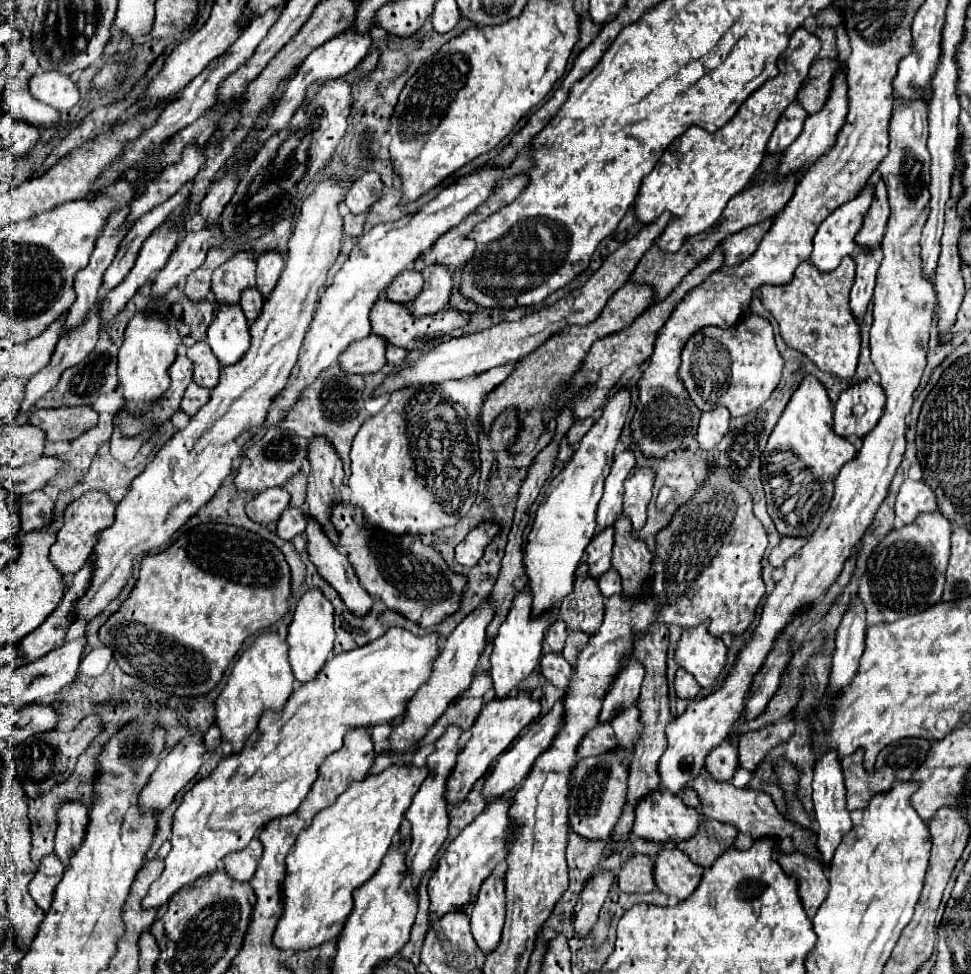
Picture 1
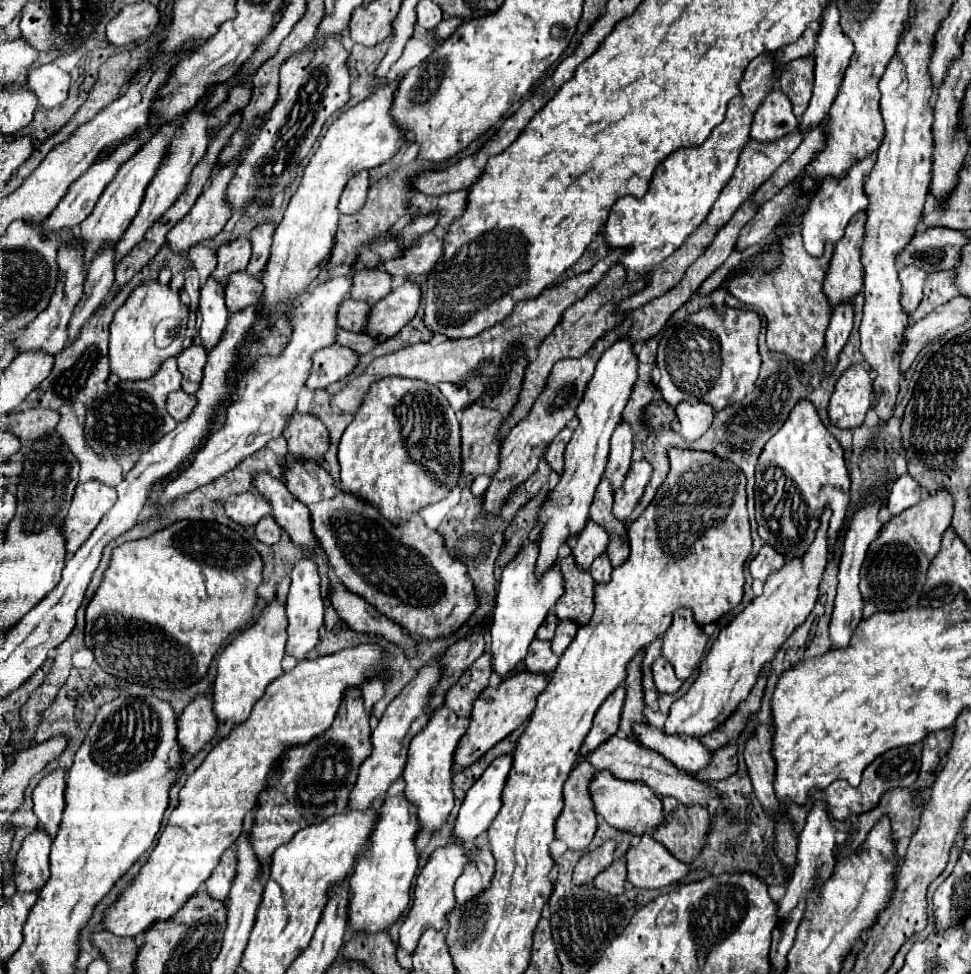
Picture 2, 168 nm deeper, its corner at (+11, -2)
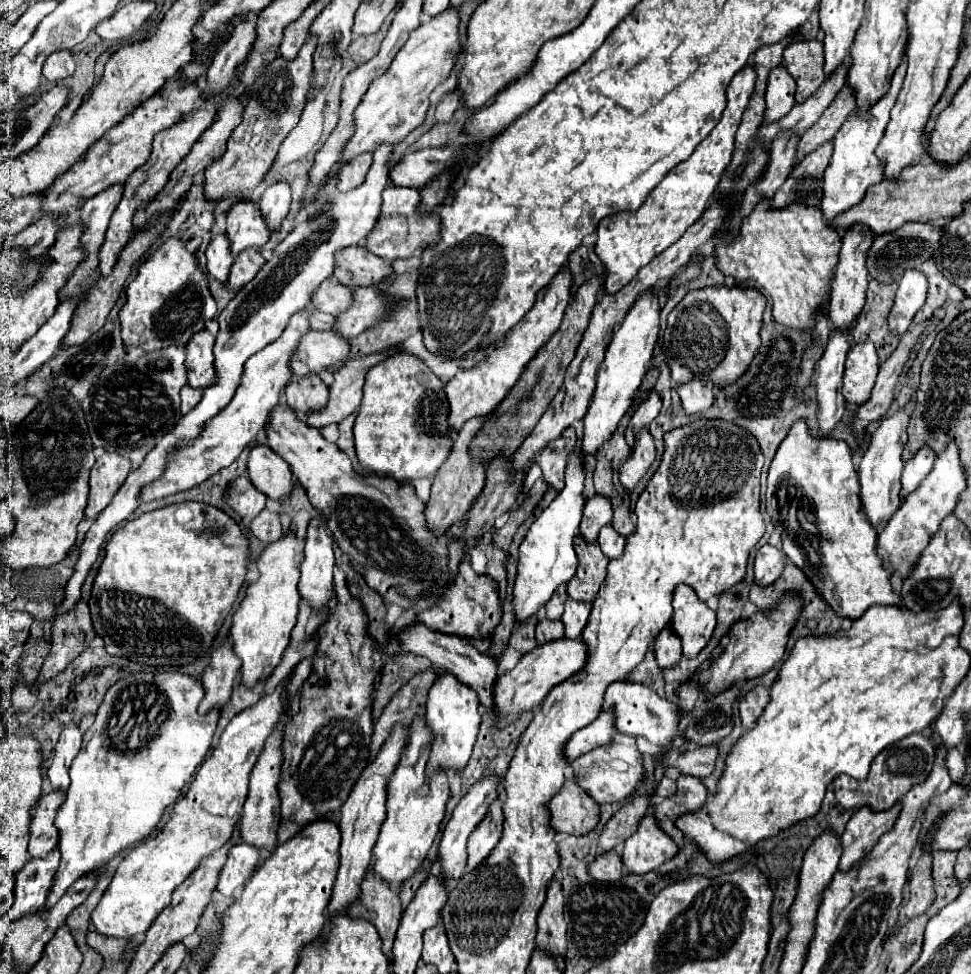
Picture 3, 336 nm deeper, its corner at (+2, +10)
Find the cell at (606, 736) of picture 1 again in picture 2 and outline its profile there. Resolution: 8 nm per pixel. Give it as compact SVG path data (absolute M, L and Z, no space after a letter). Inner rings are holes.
M617 735L603 743L603 747L595 749L587 761L597 767L597 769L609 769L613 775L617 775L619 779L627 779L627 781L641 781L645 785L649 785L657 795L665 797L671 795L675 797L679 803L685 805L693 805L693 803L703 803L707 805L711 799L719 797L717 791L713 787L709 787L707 783L699 783L693 775L687 775L685 771L679 771L671 761L663 759L663 755L659 755L657 751L651 751L647 747L641 747L639 743L631 741L631 739L619 739Z

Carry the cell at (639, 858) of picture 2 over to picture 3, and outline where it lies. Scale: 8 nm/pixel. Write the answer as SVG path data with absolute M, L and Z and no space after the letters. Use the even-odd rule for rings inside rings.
M652 813L644 815L638 831L624 843L622 861L630 873L644 875L654 871L678 853L678 845L660 831Z

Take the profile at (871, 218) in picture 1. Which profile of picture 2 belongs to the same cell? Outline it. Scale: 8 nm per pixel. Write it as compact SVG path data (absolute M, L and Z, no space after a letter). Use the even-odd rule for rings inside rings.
M865 213L855 215L845 227L845 235L835 245L833 259L823 279L823 293L831 309L835 309L839 303L853 301L863 287L861 245L865 239L865 221Z

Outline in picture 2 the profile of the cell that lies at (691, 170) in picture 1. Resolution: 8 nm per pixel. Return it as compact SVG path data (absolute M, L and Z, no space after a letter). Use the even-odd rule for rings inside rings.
M761 55L753 59L747 65L747 71L743 73L743 79L739 83L741 97L737 95L731 99L731 103L727 105L725 121L719 127L715 127L711 137L701 147L679 149L675 151L675 155L667 157L657 167L645 197L617 199L603 227L603 235L609 249L623 249L625 255L619 257L619 263L627 271L627 281L635 281L647 275L651 267L665 261L707 217L715 199L719 197L719 191L733 175L739 151L749 141L749 129L755 109L765 99L767 91L773 89L773 81L775 81L773 55Z

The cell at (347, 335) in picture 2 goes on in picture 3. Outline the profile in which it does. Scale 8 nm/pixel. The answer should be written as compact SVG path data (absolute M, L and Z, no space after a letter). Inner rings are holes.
M316 311L316 313L312 315L310 323L312 323L312 329L316 329L316 331L332 331L332 329L334 329L334 323L336 323L336 317L332 317L332 315L328 315L328 313Z

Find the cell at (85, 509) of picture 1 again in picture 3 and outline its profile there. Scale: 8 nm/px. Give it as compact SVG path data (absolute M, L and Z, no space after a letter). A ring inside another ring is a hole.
M104 453L96 459L92 473L90 473L90 495L88 495L88 507L86 517L94 519L116 495L116 491L122 487L130 473L130 461L116 455L116 453Z

